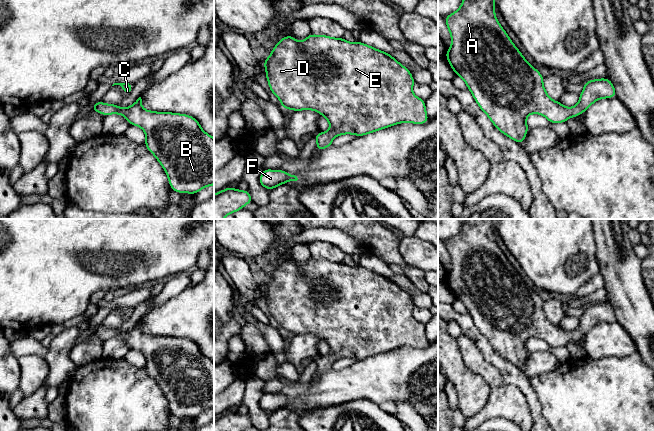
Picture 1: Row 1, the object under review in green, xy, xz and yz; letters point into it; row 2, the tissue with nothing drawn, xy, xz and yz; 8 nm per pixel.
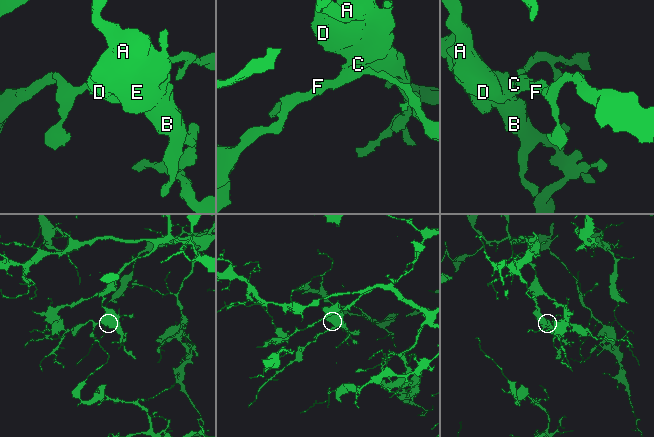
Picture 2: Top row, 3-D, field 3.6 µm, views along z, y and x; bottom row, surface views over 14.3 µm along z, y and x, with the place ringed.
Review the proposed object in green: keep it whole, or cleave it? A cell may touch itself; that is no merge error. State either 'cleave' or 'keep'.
keep

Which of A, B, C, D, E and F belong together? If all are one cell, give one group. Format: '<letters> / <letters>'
A B C D E F

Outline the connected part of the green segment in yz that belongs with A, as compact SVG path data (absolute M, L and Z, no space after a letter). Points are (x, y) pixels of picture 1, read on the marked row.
M463 0L460 8L445 20L452 41L445 53L449 65L465 81L496 129L520 145L528 133L526 119L530 114L543 115L550 123L557 124L579 116L597 100L616 97L612 82L602 78L583 83L579 102L574 107L567 108L552 100L544 88L544 77L528 63L495 17L494 0Z

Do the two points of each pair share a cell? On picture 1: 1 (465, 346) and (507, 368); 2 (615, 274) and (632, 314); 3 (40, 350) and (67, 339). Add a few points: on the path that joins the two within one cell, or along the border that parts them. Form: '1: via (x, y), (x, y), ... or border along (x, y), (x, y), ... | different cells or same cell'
1: border along (467, 337), (475, 343), (482, 356), (499, 371) | different cells
2: via (624, 284), (625, 291), (632, 304) | same cell
3: border along (48, 347), (43, 357) | different cells

